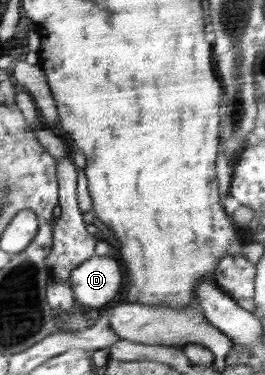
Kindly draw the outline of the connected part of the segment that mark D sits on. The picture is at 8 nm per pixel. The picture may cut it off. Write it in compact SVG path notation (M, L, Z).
M92 256L70 274L70 286L77 302L100 308L118 294L122 286L122 270L114 256Z

